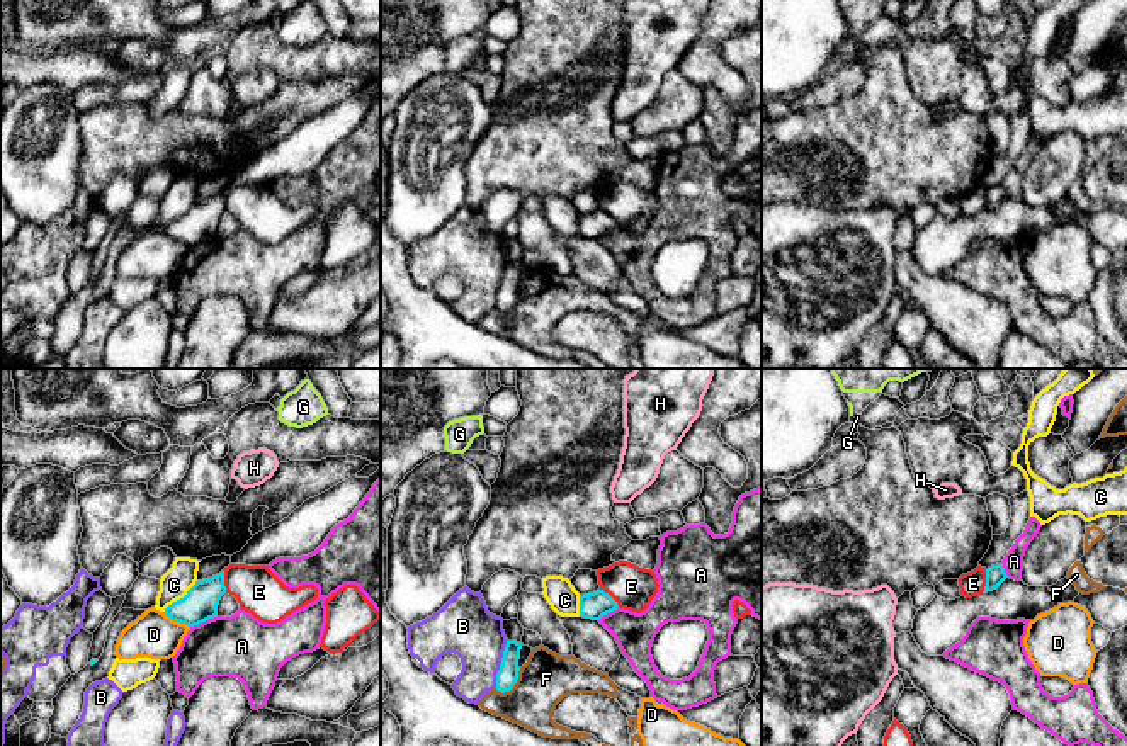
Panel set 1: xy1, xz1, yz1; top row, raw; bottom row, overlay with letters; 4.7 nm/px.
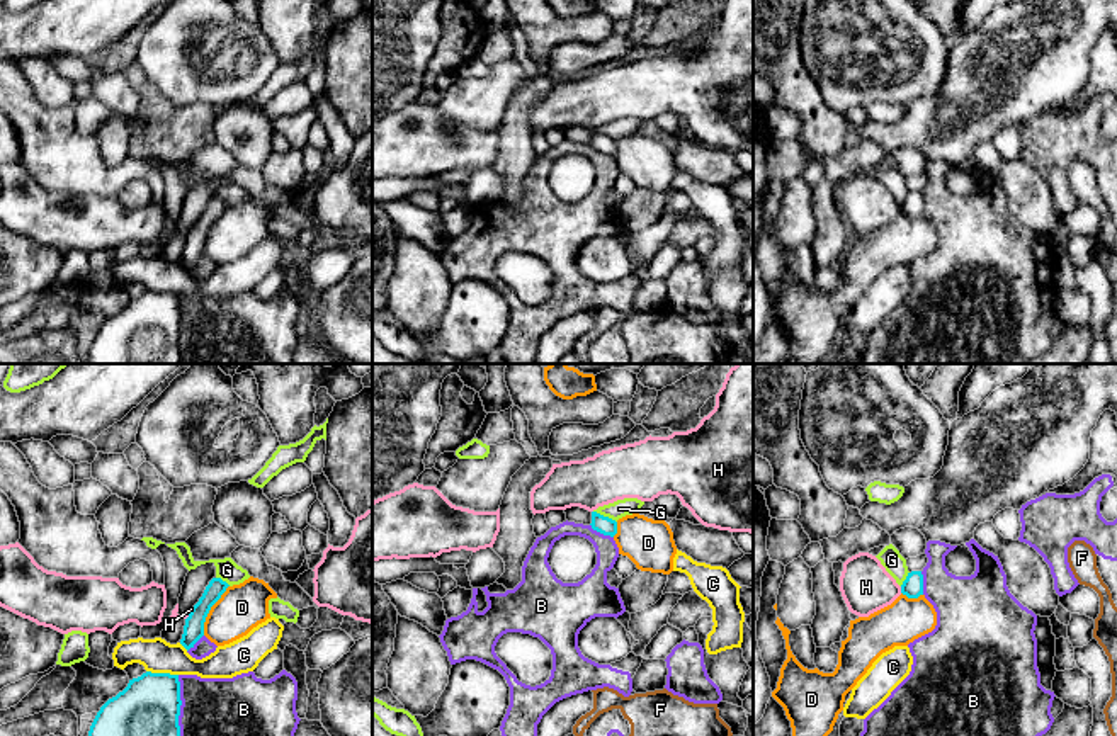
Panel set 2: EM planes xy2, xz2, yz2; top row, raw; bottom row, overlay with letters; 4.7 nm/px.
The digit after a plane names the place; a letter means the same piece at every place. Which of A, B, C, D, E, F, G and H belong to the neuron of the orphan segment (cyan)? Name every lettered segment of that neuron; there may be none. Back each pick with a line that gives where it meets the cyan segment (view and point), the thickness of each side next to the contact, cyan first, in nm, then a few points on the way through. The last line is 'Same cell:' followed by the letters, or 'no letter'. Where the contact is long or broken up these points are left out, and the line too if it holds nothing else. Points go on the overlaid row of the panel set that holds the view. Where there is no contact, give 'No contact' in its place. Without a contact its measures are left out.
Same cell: no letter

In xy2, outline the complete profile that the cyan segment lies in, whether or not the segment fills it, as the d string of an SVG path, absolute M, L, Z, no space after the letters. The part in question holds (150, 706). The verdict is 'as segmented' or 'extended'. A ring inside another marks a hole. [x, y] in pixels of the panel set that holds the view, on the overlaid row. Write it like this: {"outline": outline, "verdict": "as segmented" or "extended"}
{"outline": "M146 671L109 699L88 736L180 736L179 675Z", "verdict": "as segmented"}

